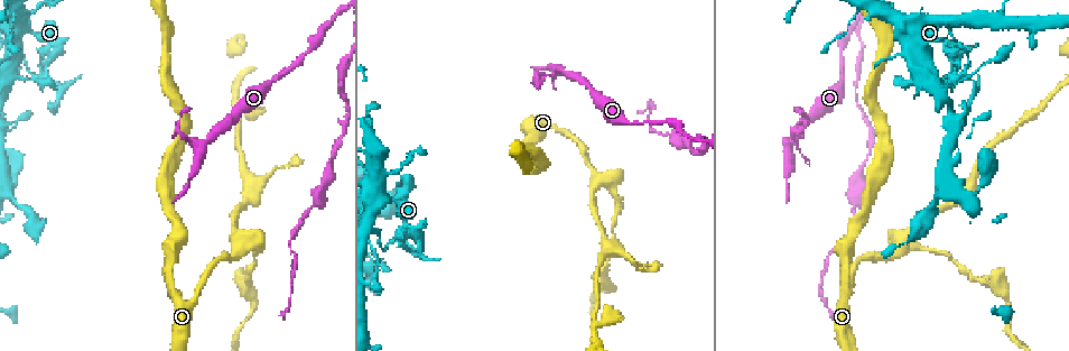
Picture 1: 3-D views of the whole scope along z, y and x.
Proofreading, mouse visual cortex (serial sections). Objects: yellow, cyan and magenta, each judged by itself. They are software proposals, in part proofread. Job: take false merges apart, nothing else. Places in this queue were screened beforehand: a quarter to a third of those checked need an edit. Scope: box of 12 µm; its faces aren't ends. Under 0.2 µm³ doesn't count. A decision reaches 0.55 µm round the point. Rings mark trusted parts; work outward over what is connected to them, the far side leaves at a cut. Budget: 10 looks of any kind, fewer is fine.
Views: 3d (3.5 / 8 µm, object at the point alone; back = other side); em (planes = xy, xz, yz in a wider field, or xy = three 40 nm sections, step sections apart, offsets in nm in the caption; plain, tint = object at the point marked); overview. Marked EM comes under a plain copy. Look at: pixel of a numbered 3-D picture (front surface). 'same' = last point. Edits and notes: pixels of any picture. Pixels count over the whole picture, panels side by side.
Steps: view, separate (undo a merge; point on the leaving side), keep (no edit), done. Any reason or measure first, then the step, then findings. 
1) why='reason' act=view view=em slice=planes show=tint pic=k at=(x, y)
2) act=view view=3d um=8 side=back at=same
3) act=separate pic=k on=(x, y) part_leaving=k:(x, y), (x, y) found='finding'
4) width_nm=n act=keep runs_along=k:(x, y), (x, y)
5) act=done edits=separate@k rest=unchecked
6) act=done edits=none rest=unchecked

why='calibre changes' act=view view=3d um=3.5 pic=1 at=(373, 173)

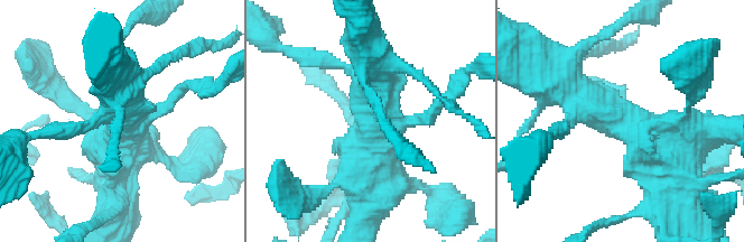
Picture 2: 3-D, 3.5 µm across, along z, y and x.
why='now the EM' act=view view=em slice=planes show=tint pic=2 at=(123, 124)

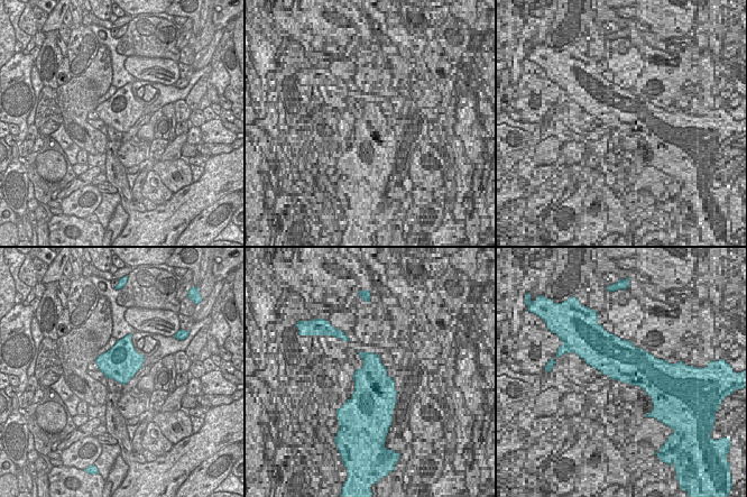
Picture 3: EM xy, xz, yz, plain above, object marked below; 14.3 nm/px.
arm_widths_nm=150,300,500 act=keep runs_along=2:(681, 146), (598, 112), (564, 87) found='one cell here'

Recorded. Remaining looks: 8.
why='three-way junction' act=view view=3d um=3.5 pic=1 at=(949, 26)

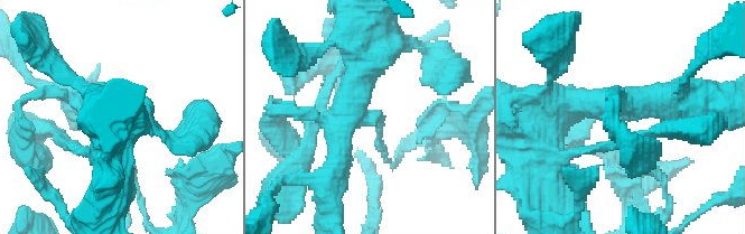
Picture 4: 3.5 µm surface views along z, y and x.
arms=3 arm_widths_nm=150,400,400 act=view view=em slice=planes show=tint pic=4 at=(374, 113)

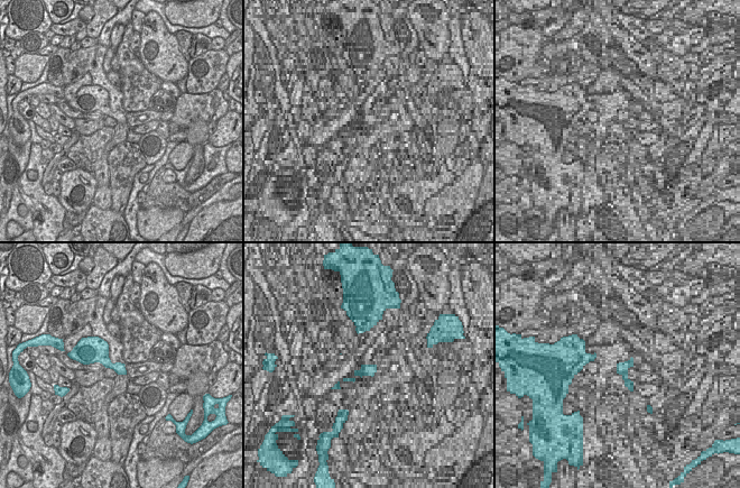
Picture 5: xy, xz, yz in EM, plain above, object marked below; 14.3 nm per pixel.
act=keep runs_along=4:(571, 102), (615, 102), (661, 178) found='continuous, no second cell'

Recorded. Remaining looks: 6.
why='a fork' act=view view=3d um=3.5 pic=1 at=(898, 248)

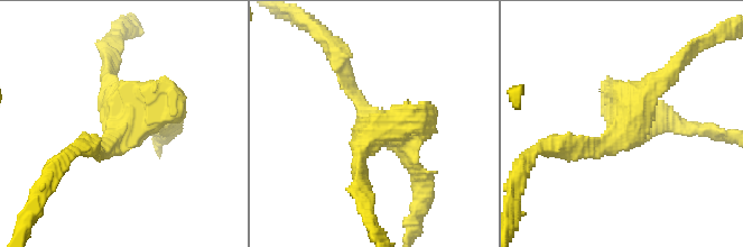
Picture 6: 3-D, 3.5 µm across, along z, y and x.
act=view view=em slice=xy step=3 show=tint pic=6 at=(117, 127)

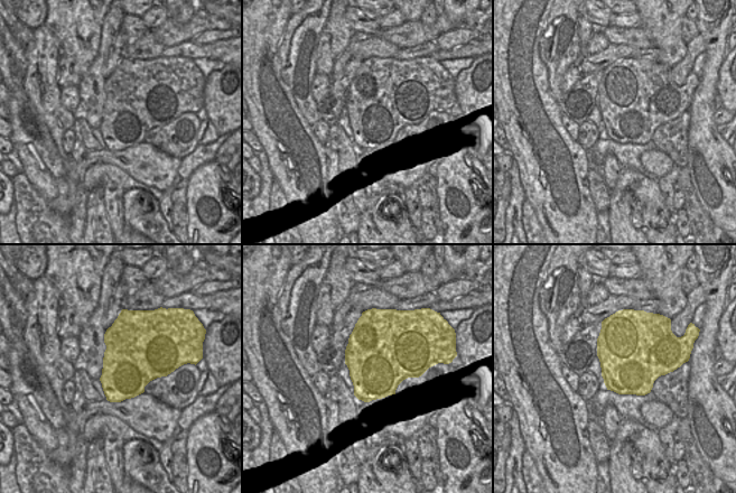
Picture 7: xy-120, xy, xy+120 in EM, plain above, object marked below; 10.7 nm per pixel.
act=keep runs_along=6:(568, 151), (616, 137), (675, 67) found='one cell here'

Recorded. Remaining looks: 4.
why='calibre changes' act=view view=3d um=8 pic=1 at=(251, 303)

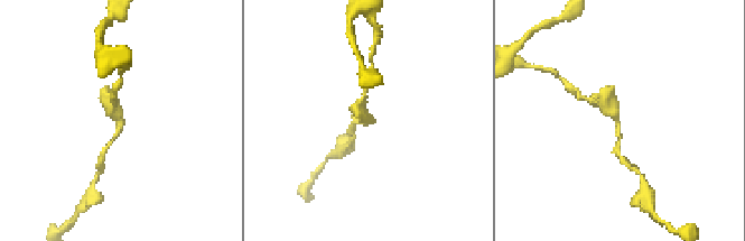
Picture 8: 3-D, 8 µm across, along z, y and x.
act=view view=3d um=3.5 pic=8 at=(618, 122)

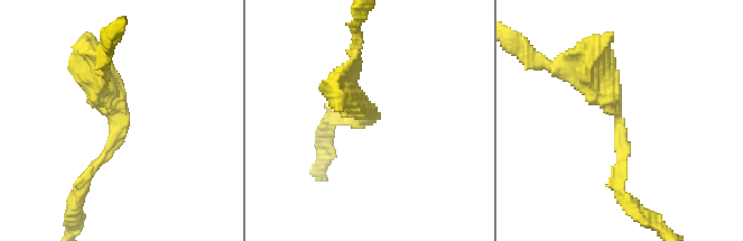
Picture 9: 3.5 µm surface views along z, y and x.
arm_widths_nm=150,250 act=view view=em slice=xy step=5 show=tint pic=9 at=(366, 116)

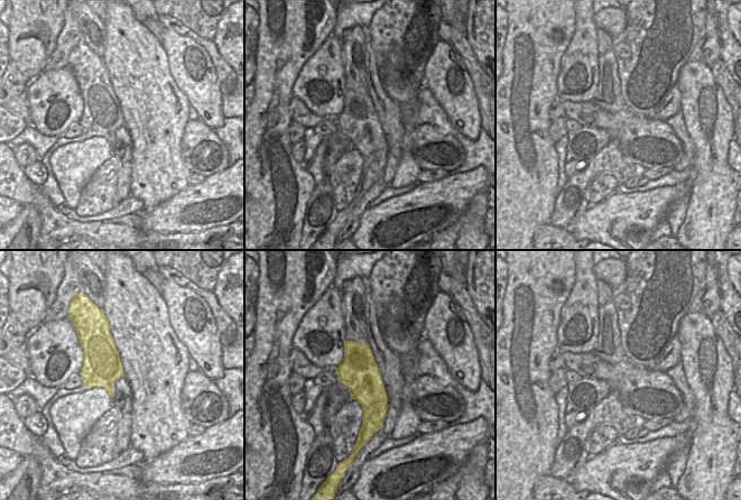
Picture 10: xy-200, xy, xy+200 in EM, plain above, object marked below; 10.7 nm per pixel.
act=keep runs_along=9:(572, 72), (615, 105), (618, 178) found='one cell here'

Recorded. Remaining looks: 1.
act=done edits=none rest=unchecked

